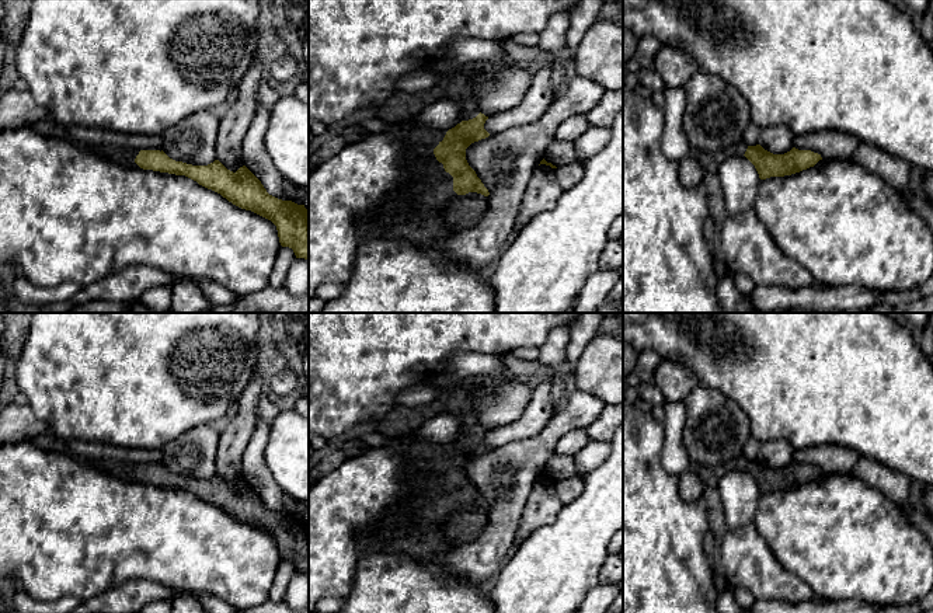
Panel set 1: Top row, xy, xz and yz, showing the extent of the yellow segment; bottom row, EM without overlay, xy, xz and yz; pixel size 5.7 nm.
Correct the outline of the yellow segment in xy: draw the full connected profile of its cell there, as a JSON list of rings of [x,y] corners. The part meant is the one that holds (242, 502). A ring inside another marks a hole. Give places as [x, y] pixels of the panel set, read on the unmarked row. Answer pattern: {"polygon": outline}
{"polygon": [[[101,460],[93,463],[100,470],[123,481],[136,481],[175,490],[185,490],[199,499],[220,508],[233,519],[271,534],[282,561],[293,564],[296,572],[309,575],[309,526],[304,519],[278,513],[267,506],[261,495],[246,481],[236,487],[219,474],[208,480],[192,480],[170,473],[161,463],[132,464]]]}

